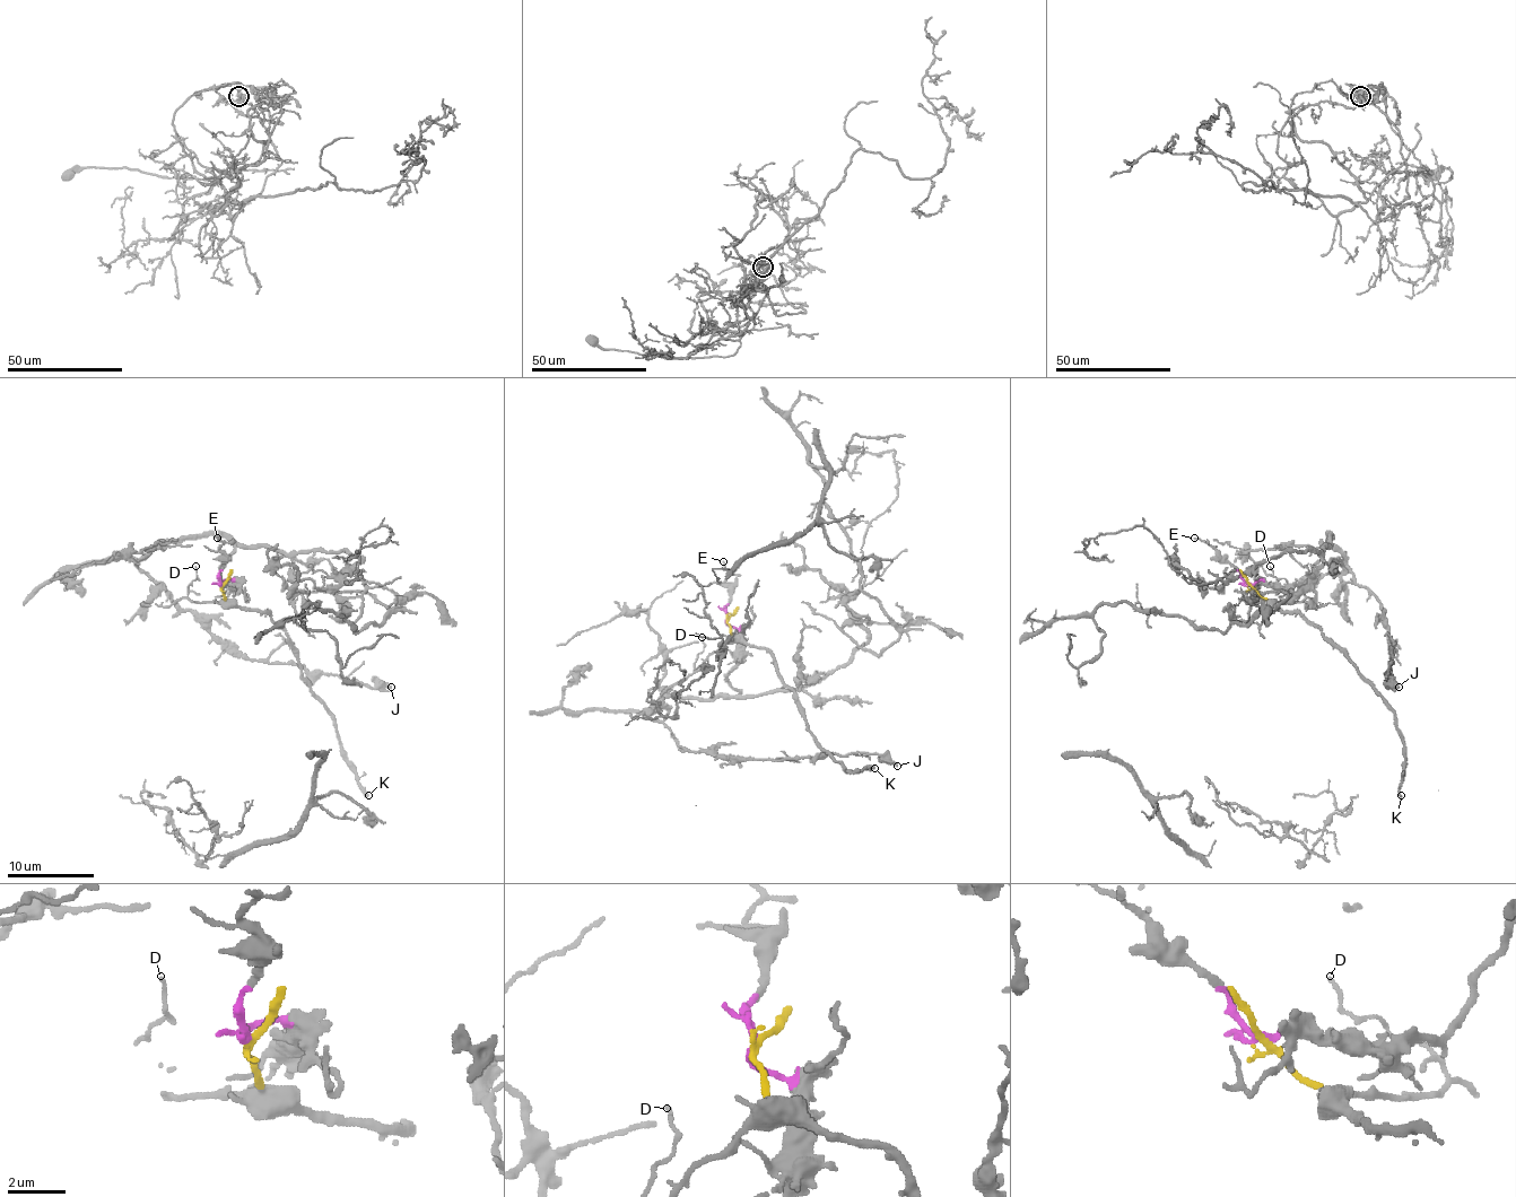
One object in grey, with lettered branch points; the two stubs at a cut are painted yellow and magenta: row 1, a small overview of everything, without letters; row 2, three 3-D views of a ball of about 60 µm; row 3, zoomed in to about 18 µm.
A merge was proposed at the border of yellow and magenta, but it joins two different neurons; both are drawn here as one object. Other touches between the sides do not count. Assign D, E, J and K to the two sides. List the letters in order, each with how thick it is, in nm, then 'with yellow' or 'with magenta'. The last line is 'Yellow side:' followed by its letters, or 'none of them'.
D: 110 nm | with yellow
E: 130 nm | with magenta
J: 300 nm | with magenta
K: 280 nm | with yellow
Yellow side: D, K

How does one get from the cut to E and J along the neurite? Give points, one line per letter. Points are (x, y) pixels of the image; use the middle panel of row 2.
E: (729, 617), (724, 605), (729, 602), (729, 574), (722, 560)
J: (729, 617), (738, 656), (726, 680), (738, 695), (668, 695), (644, 715), (688, 751), (877, 753), (896, 767)

